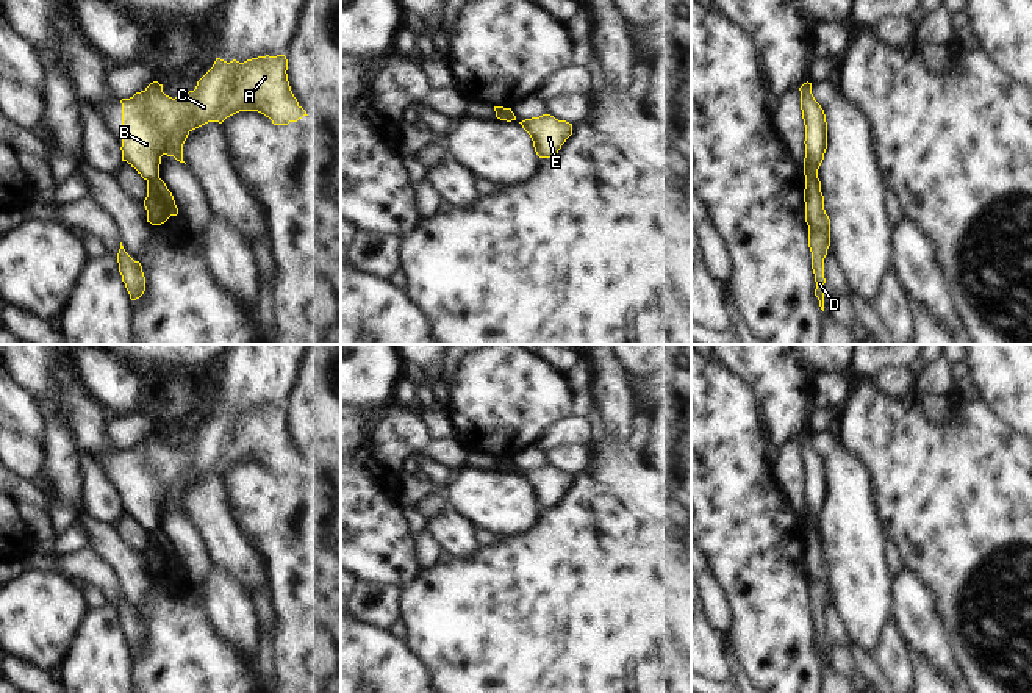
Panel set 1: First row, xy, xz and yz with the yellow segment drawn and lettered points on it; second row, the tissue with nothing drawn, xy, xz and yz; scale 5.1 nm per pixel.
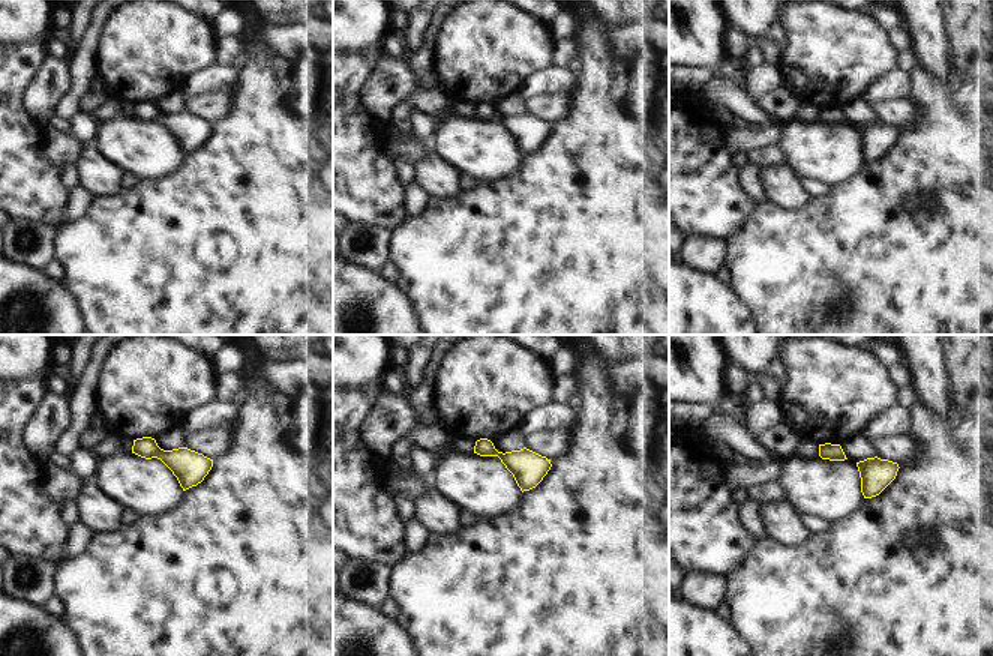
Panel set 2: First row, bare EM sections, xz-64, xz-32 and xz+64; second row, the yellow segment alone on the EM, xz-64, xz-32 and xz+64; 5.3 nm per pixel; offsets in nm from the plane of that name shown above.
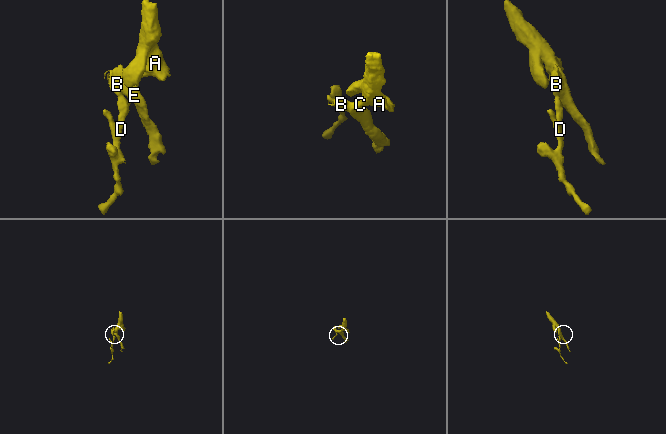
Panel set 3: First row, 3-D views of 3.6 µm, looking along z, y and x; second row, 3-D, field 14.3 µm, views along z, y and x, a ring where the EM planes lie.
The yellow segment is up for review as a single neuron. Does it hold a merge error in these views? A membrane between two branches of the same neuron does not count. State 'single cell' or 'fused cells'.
fused cells

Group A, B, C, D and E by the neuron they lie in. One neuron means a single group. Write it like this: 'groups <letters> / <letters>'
groups A B C E / D

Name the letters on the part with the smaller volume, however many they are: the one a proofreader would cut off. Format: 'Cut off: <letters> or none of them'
Cut off: D

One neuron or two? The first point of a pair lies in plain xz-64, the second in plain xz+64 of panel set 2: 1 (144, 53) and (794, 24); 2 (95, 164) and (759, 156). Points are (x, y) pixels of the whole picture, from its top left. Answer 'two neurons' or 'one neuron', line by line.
1: one neuron
2: two neurons

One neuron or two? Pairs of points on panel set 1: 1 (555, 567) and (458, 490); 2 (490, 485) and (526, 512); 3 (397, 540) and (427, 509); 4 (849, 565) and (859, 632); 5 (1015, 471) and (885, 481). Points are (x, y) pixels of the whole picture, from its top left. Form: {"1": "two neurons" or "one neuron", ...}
{"1": "two neurons", "2": "one neuron", "3": "two neurons", "4": "one neuron", "5": "one neuron"}

